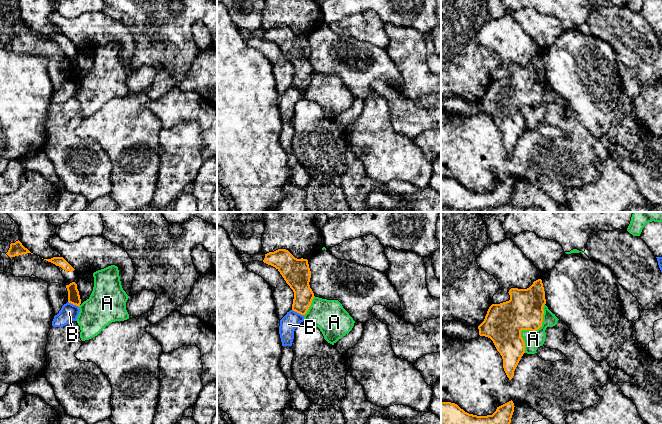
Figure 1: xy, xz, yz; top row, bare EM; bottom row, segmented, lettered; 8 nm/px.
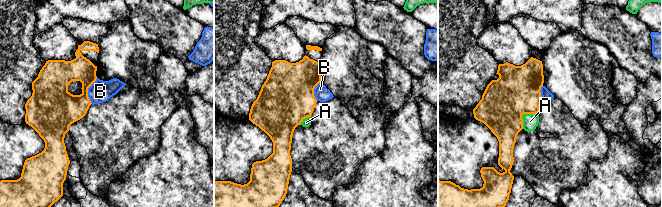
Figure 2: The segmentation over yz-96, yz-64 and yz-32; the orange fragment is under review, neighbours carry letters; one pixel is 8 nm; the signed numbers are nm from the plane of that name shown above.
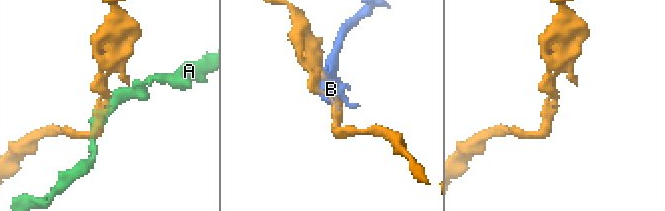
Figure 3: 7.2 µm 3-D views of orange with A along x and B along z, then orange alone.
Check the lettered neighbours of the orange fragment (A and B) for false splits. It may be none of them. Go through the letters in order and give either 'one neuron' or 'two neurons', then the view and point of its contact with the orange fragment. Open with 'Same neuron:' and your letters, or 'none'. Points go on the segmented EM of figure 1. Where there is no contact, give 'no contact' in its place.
Same neuron: none
A: two neurons | yz (531, 330)
B: two neurons | xy (73, 304)

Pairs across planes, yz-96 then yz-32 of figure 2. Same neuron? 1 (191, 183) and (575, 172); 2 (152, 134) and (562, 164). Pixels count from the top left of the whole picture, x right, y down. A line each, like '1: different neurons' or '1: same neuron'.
1: different neurons
2: same neuron

